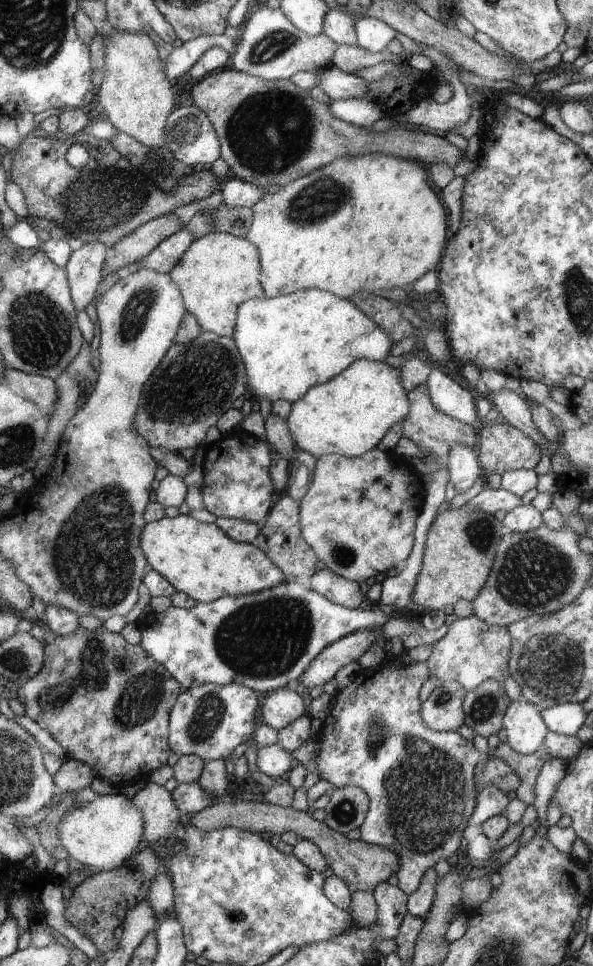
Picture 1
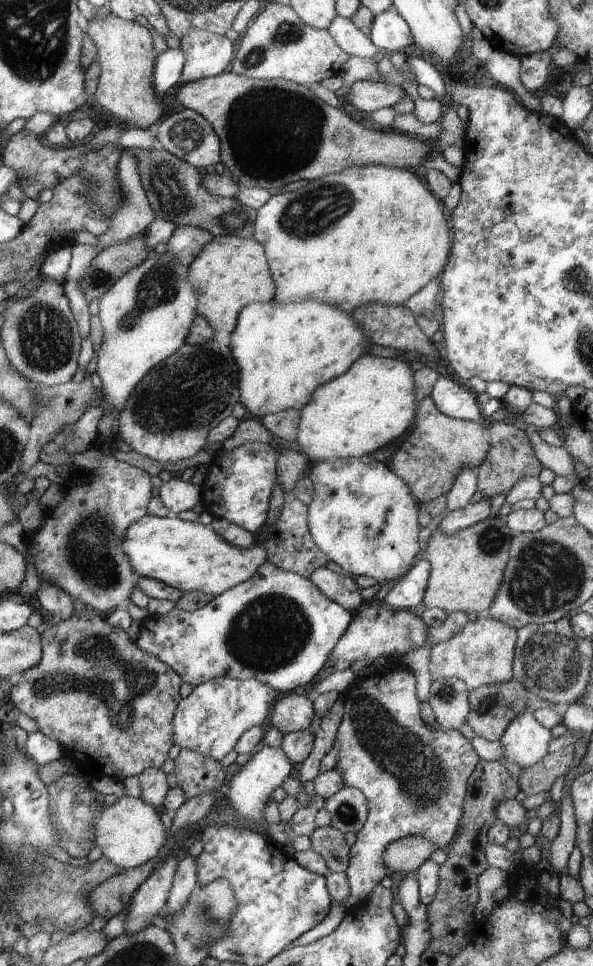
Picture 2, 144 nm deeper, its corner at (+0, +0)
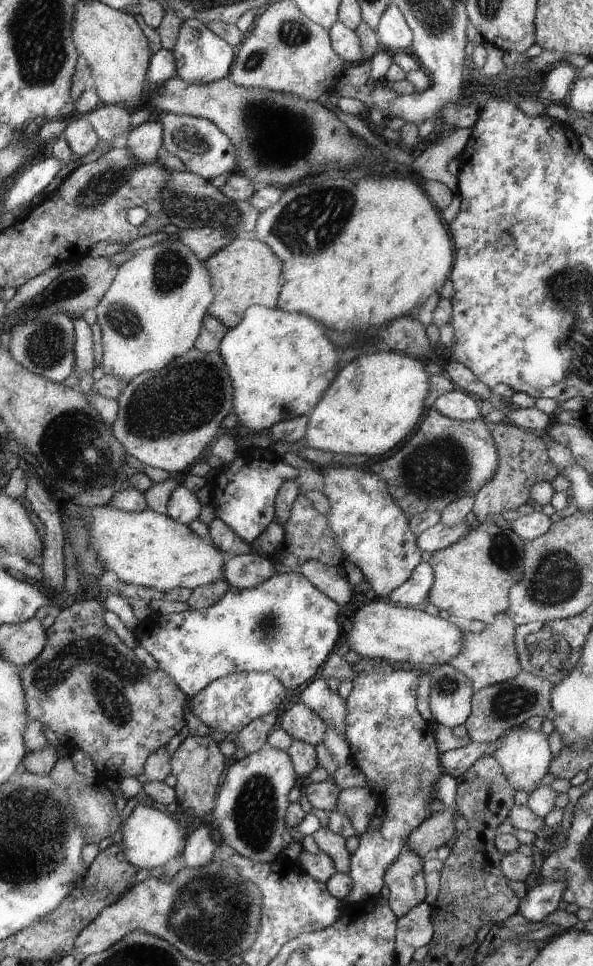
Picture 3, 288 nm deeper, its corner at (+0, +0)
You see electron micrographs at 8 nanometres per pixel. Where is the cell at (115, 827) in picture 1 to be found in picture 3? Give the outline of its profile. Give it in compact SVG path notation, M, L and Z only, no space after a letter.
M137 804L135 810L125 818L125 822L119 822L121 828L121 846L123 846L123 858L135 866L137 870L151 870L157 866L167 866L169 860L177 858L183 852L185 846L185 834L181 832L179 824L169 818L167 814L161 814L159 808Z

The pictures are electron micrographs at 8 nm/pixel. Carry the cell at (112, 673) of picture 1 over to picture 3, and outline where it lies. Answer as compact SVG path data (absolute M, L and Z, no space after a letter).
M89 596L61 610L47 628L47 648L35 662L19 668L19 678L23 682L23 694L27 694L29 720L47 726L65 750L85 752L99 774L99 782L141 776L151 754L163 750L187 726L183 716L183 702L187 698L179 690L179 684L163 670L149 670L137 662L133 652L107 626L99 598Z

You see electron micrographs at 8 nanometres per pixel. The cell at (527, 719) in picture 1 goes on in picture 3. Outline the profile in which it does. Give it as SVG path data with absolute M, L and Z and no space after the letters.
M523 726L509 730L507 734L503 734L501 738L497 738L495 742L487 742L487 744L471 742L471 744L465 746L465 748L457 748L457 750L443 752L443 754L439 754L439 764L443 766L443 776L457 778L457 776L461 776L463 772L467 772L467 768L469 768L475 760L485 758L485 756L491 756L491 758L501 766L501 770L503 770L503 774L505 774L505 780L507 780L507 784L511 786L513 792L523 790L523 792L531 794L531 792L537 790L539 780L549 776L549 772L547 772L547 770L549 770L549 762L551 762L549 736L545 736L543 732L527 730L527 728L523 728Z

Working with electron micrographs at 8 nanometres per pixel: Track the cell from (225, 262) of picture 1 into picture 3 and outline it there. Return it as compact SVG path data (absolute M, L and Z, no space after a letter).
M231 238L229 244L225 244L211 258L207 258L203 266L207 266L207 272L211 274L215 302L211 302L211 308L207 310L207 318L203 318L203 330L199 330L199 338L195 338L193 346L195 350L209 354L209 352L217 352L223 334L239 326L239 322L243 322L243 314L251 310L251 306L275 308L283 280L281 280L279 258L271 252L267 244L261 244L255 238L249 240Z

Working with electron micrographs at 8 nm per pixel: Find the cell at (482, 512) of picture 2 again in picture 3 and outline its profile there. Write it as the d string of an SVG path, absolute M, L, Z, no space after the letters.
M465 520L459 522L455 528L453 526L443 526L441 522L437 522L435 526L423 530L417 538L415 538L415 546L425 554L425 556L431 556L433 552L449 546L449 544L455 544L459 542L465 534L467 534L467 524Z

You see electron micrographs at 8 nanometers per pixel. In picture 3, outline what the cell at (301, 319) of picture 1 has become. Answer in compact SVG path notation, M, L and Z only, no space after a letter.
M251 306L243 314L243 322L223 334L217 354L225 362L235 392L235 406L231 410L241 428L269 432L275 422L307 416L315 410L315 404L323 398L323 392L335 376L335 352L325 330L327 326L323 322L319 324L301 312Z

